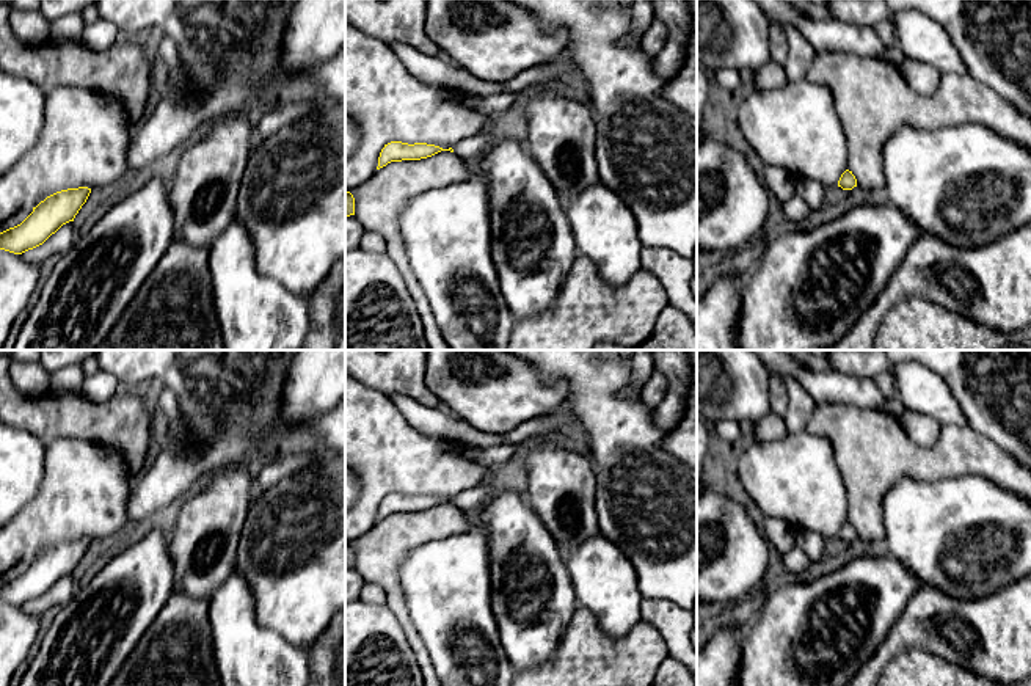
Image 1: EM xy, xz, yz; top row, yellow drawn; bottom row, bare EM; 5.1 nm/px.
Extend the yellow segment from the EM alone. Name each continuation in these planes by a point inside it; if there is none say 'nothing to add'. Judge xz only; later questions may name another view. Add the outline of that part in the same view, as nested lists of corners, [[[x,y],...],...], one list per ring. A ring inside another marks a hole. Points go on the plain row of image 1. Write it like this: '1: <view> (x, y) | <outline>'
1: xz (479, 495) | [[[480,483],[471,490],[458,493],[452,498],[454,504],[463,510],[477,509],[485,505],[485,502],[491,498],[491,493],[496,491],[497,487]]]

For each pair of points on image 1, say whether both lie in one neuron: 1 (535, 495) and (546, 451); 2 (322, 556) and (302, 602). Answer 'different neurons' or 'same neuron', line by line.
1: same neuron
2: same neuron

